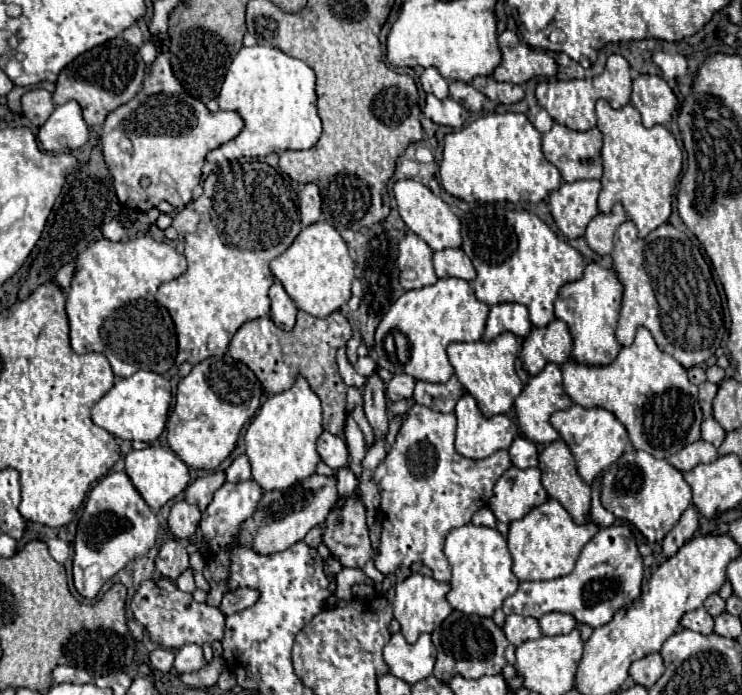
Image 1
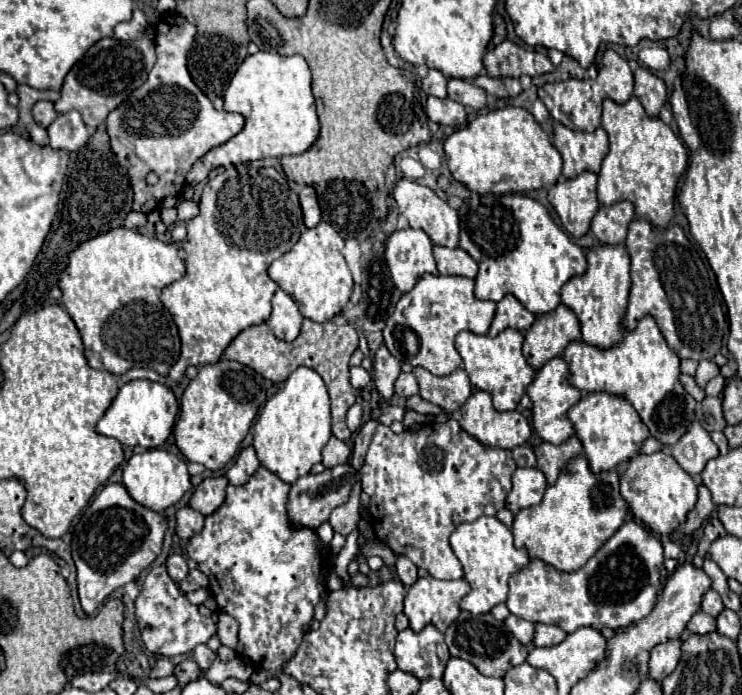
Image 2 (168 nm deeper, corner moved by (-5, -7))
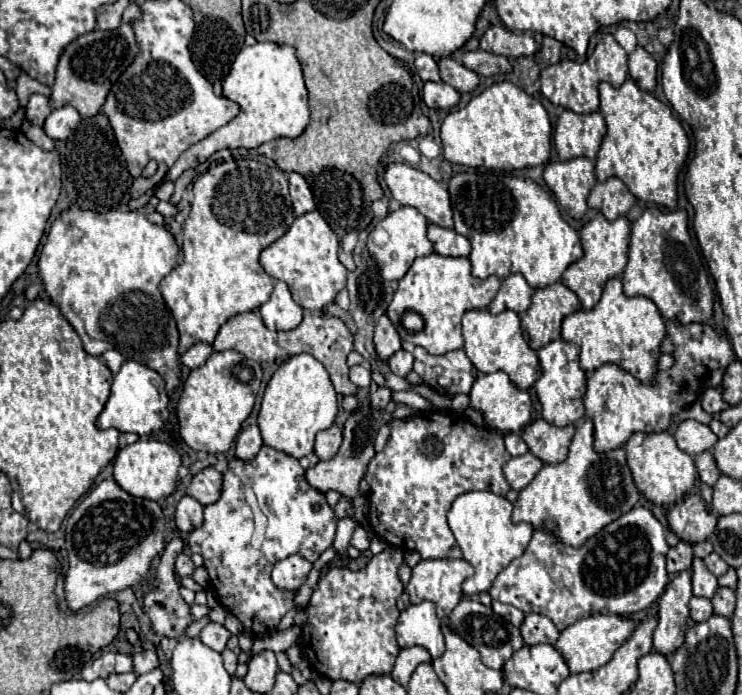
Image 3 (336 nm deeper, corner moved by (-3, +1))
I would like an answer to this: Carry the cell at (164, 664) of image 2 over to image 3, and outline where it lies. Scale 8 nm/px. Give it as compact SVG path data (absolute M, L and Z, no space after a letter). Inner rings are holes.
M145 650L139 654L133 654L133 664L135 664L135 674L145 674L145 672L161 666L155 650Z

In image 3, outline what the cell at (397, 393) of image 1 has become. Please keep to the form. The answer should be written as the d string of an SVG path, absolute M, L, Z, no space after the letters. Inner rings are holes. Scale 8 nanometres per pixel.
M399 350L397 354L393 354L393 356L389 358L387 364L389 364L389 368L391 368L393 374L405 378L405 376L413 370L413 354L409 354L409 352L405 352L405 350Z

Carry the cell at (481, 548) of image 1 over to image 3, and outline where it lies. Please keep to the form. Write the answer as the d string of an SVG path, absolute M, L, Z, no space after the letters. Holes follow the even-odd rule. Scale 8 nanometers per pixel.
M465 492L453 502L447 514L449 528L463 552L463 560L467 560L475 568L475 574L463 584L465 594L489 592L497 574L507 568L511 560L525 552L533 536L533 528L525 522L513 524L511 510L511 502L503 496L495 496L493 492Z

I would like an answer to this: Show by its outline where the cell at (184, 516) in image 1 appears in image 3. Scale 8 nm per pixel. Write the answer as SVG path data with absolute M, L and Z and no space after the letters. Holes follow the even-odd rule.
M183 496L177 504L177 514L175 514L175 524L183 534L189 534L191 530L199 528L203 524L203 506L191 498Z

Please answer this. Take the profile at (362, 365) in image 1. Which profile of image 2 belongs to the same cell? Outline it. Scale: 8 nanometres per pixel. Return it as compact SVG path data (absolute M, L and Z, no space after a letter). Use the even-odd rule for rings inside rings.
M363 366L351 368L351 384L353 384L353 388L361 390L365 384L369 384L369 380L371 380L371 376L369 376L369 372Z

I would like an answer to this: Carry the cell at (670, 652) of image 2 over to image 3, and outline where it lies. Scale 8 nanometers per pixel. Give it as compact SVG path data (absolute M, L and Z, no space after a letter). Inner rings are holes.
M691 568L679 572L659 600L659 624L653 632L653 650L669 656L685 640L689 598L691 598Z

